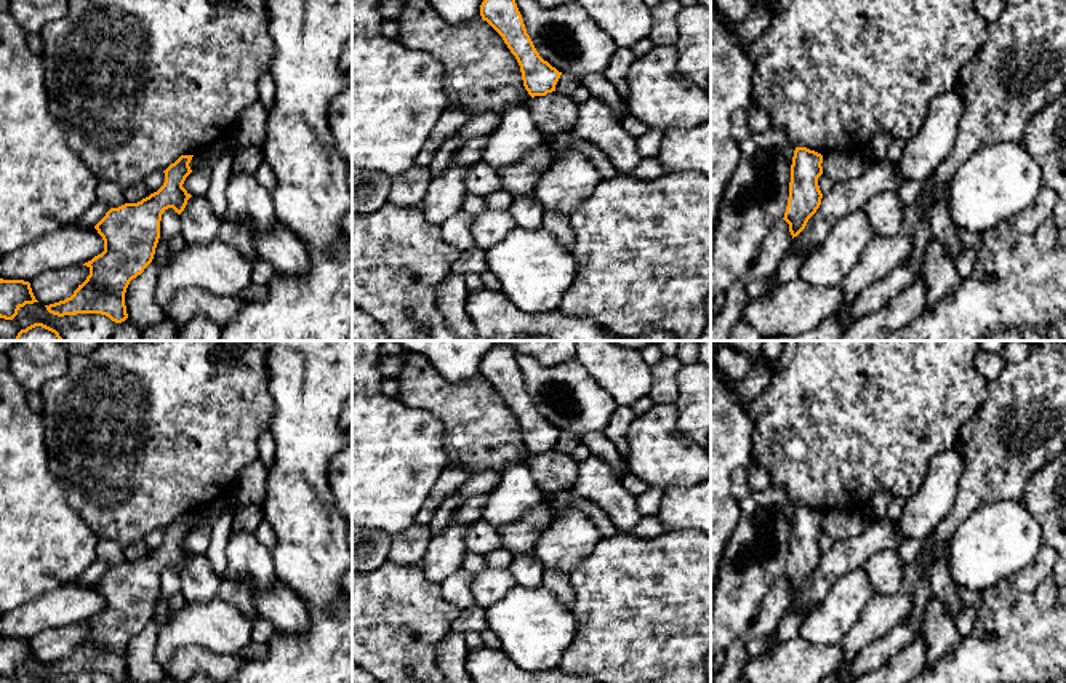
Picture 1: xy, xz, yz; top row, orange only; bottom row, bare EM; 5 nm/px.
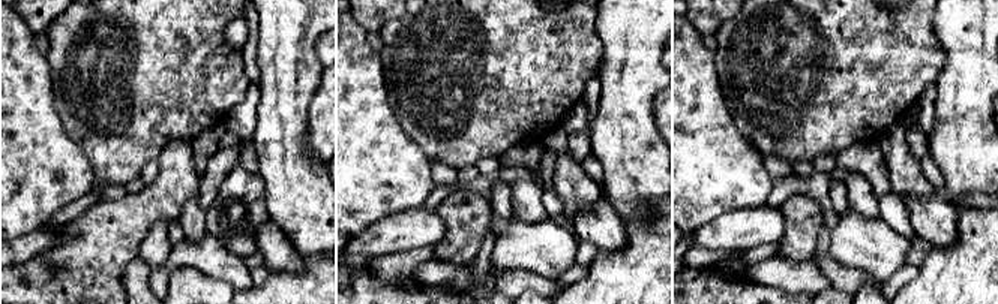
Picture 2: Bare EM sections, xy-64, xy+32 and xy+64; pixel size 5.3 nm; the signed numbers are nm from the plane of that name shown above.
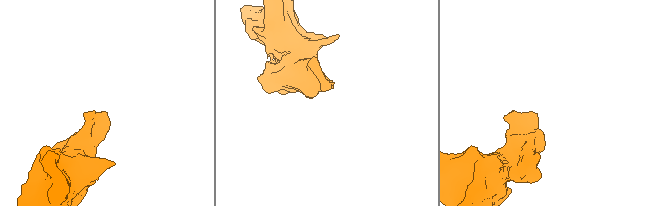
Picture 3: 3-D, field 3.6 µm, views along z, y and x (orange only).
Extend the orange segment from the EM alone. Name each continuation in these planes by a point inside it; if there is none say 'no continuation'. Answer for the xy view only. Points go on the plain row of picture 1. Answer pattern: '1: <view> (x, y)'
no continuation

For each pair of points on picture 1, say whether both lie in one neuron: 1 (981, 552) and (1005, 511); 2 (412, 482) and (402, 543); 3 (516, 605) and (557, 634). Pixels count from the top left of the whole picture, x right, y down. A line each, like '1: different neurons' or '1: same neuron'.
1: same neuron
2: different neurons
3: same neuron

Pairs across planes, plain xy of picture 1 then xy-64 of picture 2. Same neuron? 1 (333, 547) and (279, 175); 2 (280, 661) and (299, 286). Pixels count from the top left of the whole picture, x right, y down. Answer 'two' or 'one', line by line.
1: one
2: one

